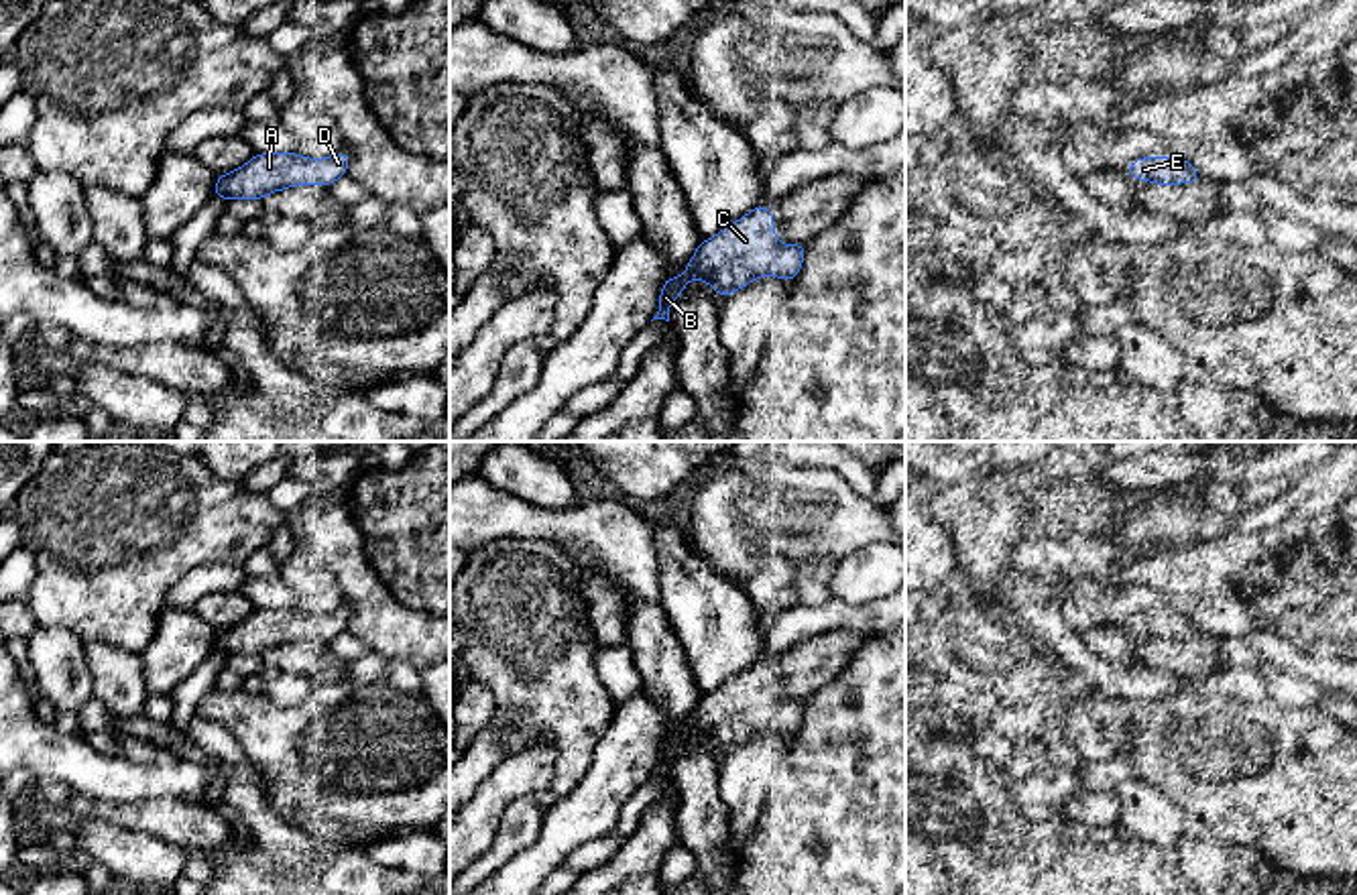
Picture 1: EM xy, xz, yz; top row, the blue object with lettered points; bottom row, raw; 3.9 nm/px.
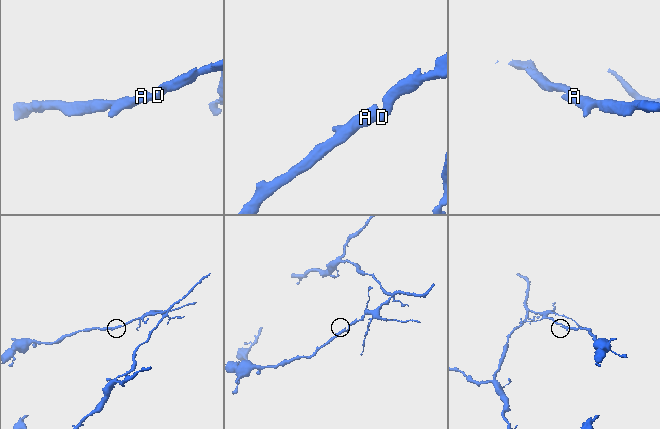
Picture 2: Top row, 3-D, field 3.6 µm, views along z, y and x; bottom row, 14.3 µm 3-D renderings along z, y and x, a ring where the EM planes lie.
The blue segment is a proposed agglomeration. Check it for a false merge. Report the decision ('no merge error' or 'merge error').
no merge error

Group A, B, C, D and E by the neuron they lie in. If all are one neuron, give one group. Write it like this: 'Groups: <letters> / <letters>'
Groups: A B C D E

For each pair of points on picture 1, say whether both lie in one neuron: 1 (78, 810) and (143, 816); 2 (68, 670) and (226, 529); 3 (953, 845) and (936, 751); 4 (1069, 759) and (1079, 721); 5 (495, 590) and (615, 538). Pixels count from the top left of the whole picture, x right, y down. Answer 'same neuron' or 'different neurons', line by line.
1: same neuron
2: different neurons
3: same neuron
4: different neurons
5: different neurons

